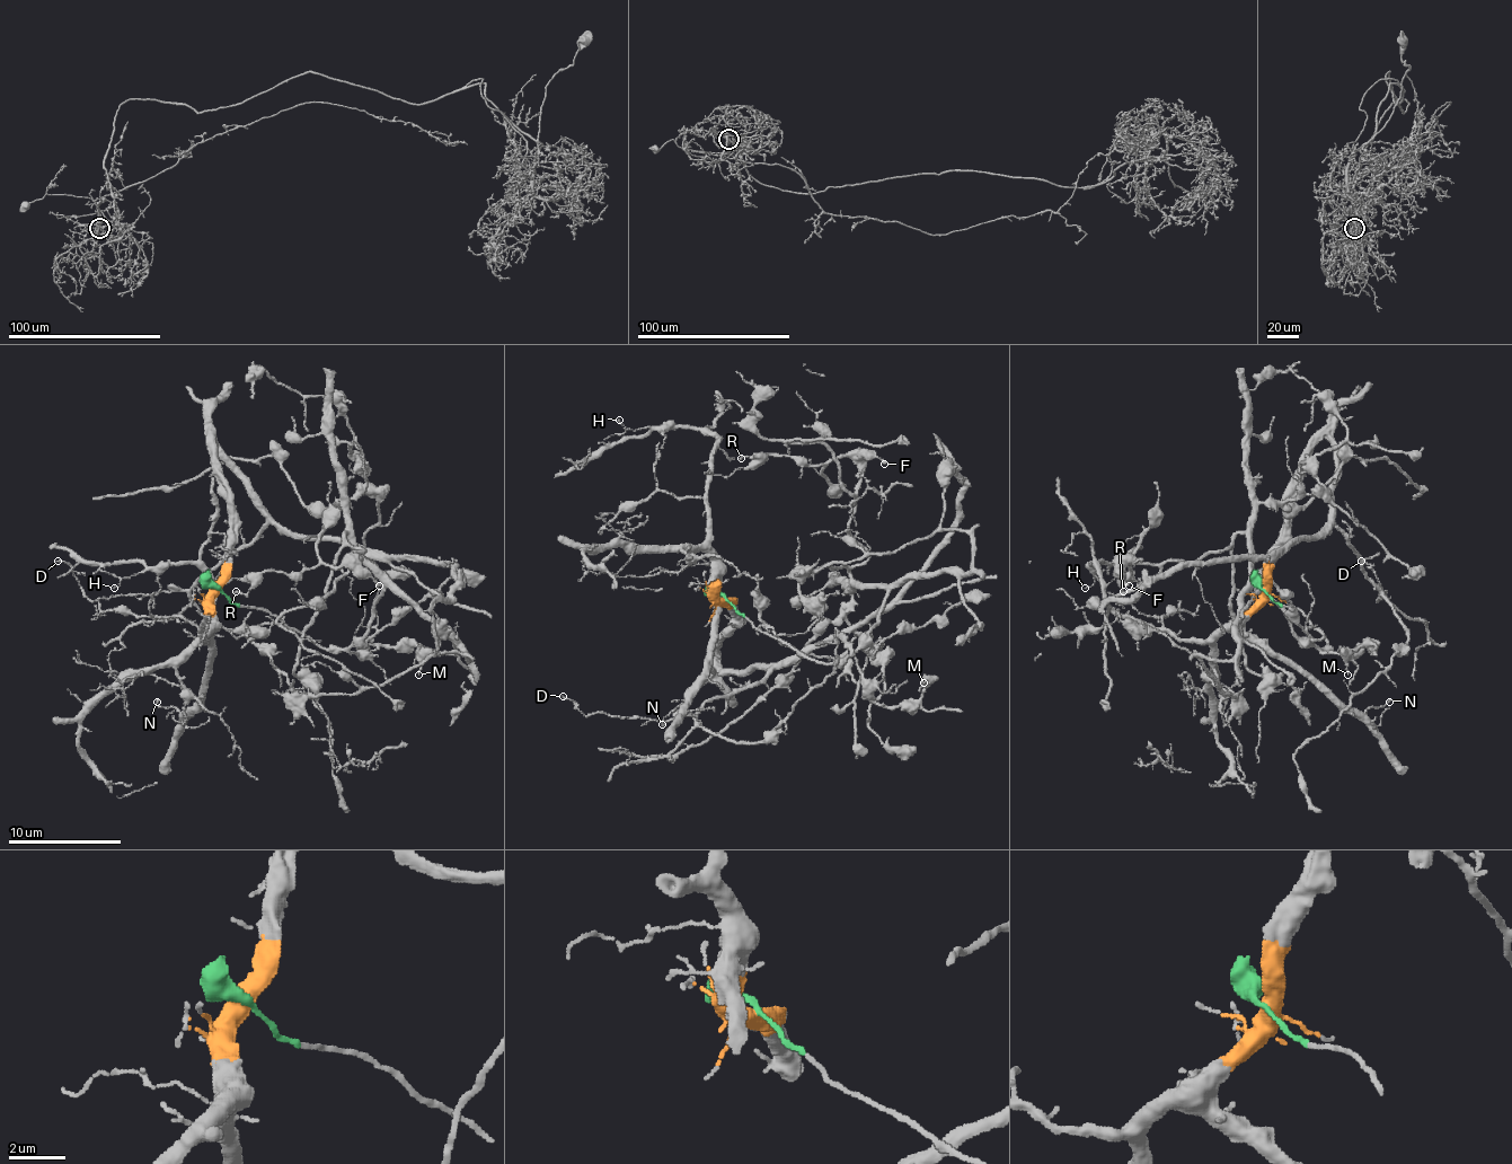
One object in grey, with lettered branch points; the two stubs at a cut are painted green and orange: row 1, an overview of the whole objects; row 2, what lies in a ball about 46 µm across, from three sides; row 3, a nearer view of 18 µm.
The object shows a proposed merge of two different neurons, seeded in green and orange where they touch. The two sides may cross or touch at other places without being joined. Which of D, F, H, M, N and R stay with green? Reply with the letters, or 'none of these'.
F, M, R

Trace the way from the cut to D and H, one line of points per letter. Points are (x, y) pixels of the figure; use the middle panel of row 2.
D: (723, 597), (734, 619), (715, 660), (732, 671), (771, 668), (752, 685), (661, 722), (588, 716), (562, 696)
H: (723, 597), (706, 540), (709, 509), (700, 497), (659, 486), (659, 428), (624, 430), (618, 419)

